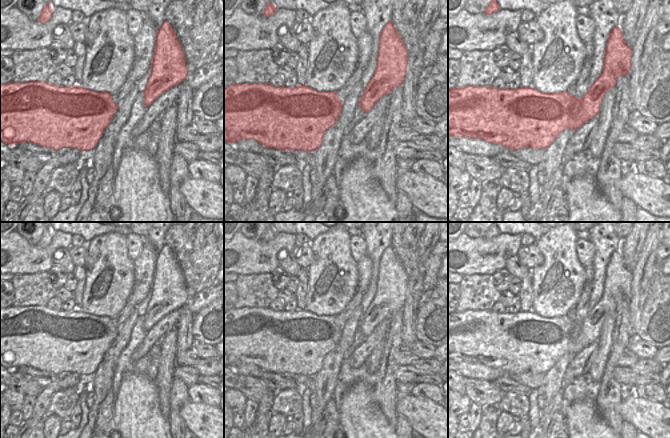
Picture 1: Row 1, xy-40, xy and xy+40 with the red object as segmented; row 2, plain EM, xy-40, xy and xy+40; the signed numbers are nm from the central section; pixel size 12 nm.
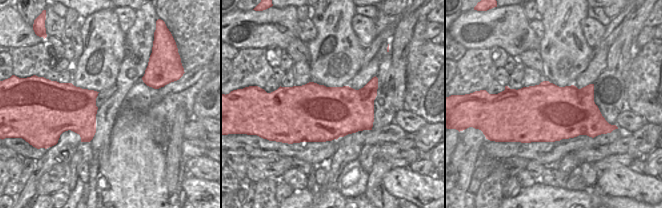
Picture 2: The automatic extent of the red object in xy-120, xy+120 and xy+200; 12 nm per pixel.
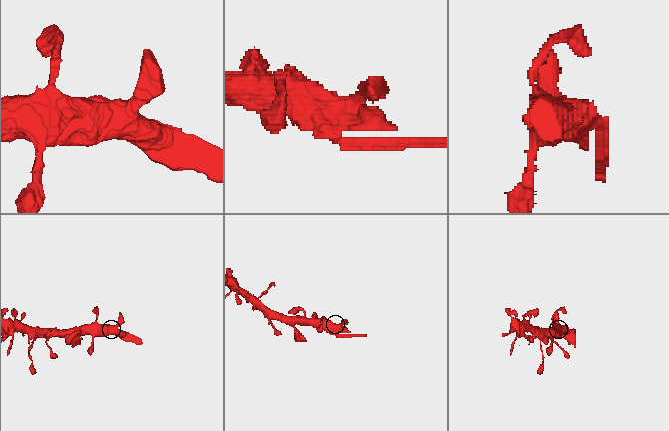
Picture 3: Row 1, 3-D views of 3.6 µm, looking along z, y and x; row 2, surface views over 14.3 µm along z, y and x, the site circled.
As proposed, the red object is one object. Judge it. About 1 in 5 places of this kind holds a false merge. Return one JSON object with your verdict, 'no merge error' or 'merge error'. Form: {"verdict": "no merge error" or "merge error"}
{"verdict": "no merge error"}

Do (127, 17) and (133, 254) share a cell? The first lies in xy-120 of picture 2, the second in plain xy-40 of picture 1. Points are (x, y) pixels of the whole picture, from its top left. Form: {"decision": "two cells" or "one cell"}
{"decision": "one cell"}

